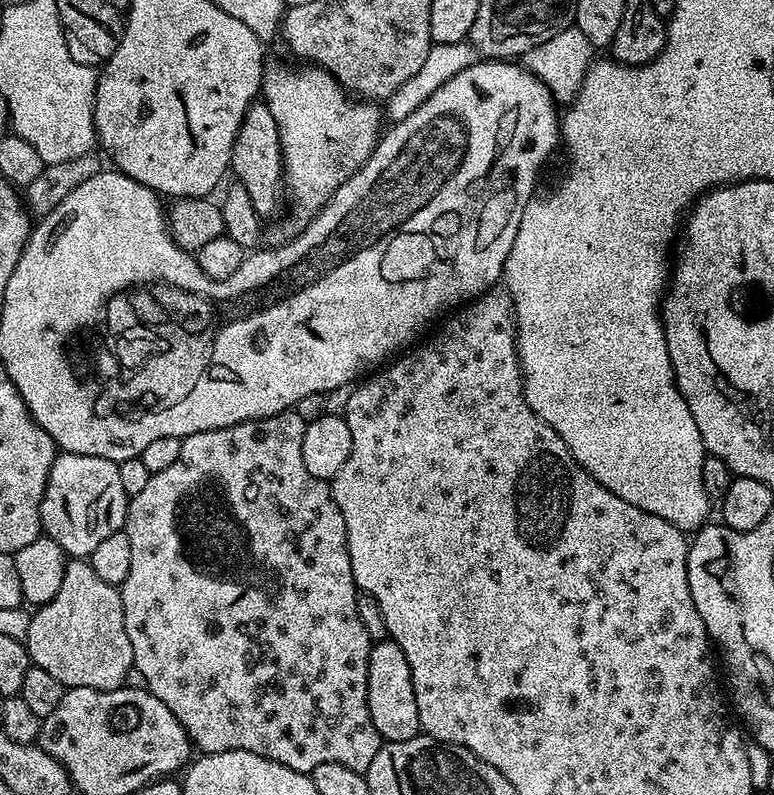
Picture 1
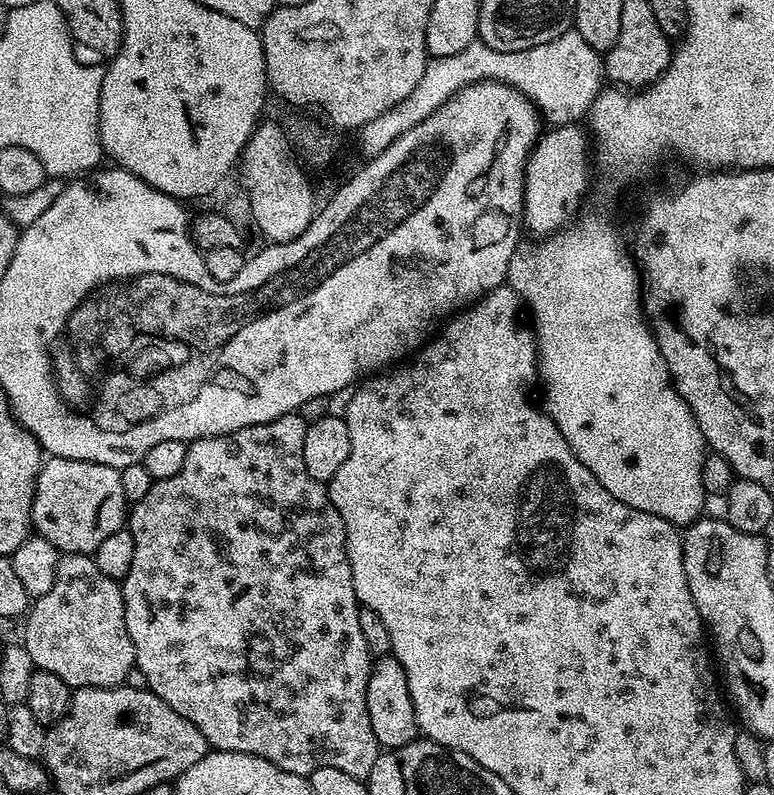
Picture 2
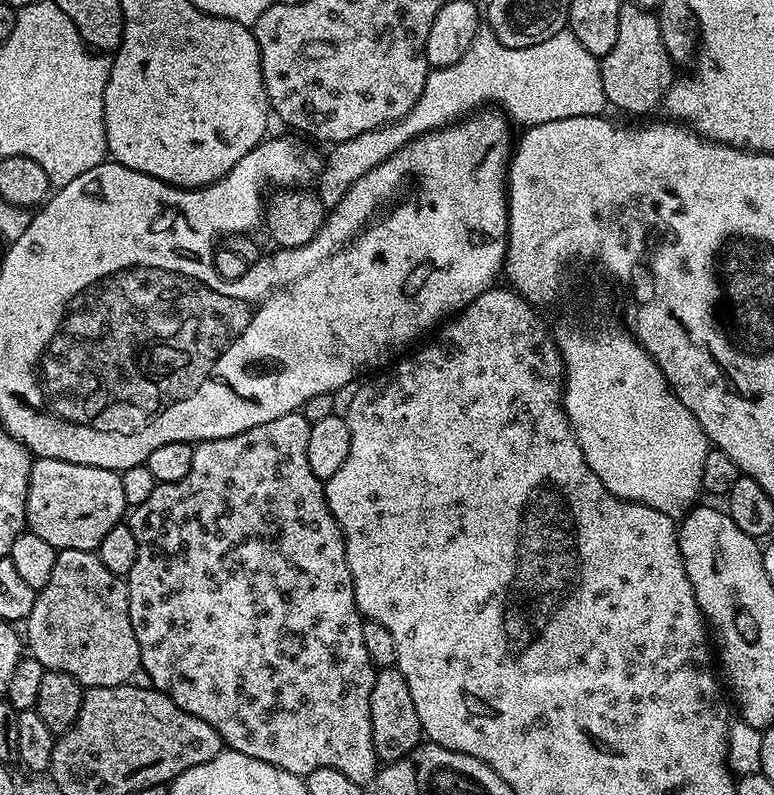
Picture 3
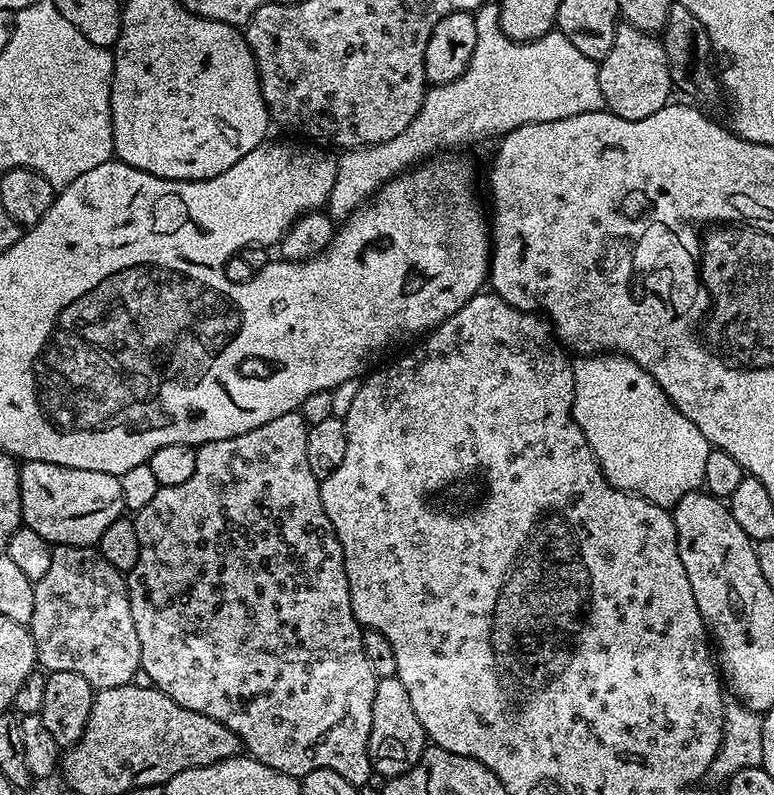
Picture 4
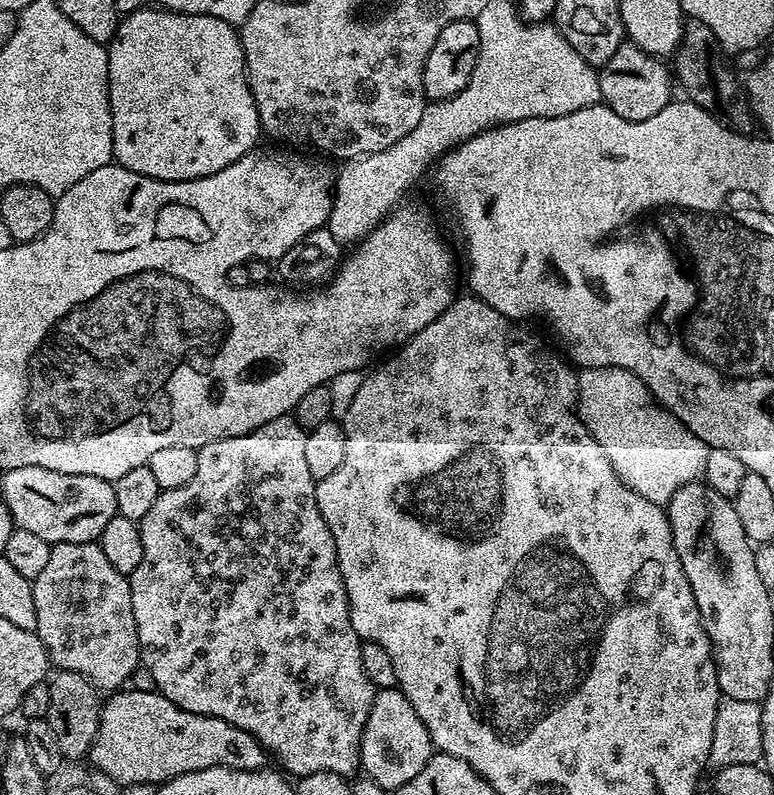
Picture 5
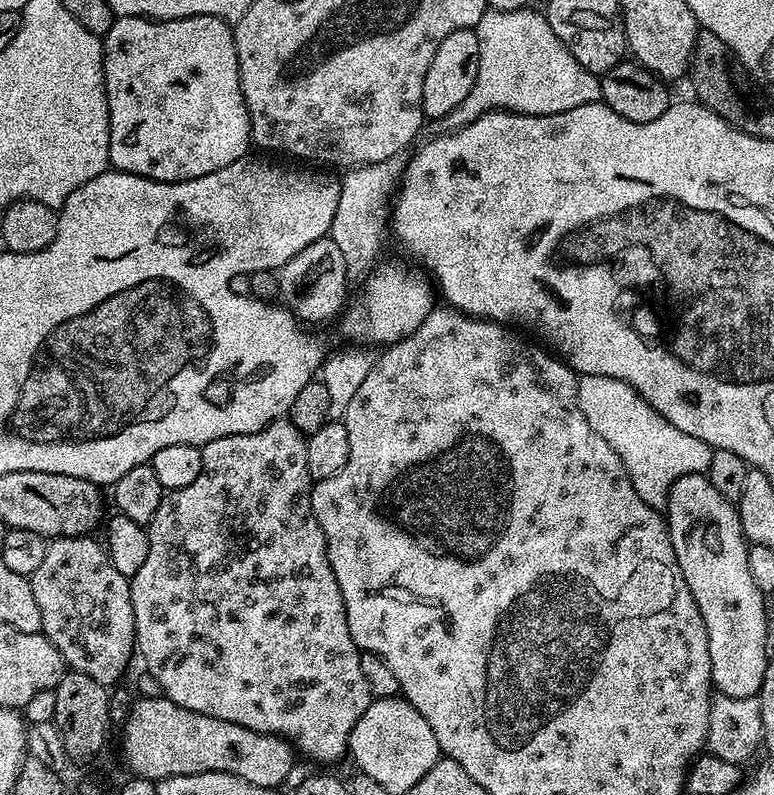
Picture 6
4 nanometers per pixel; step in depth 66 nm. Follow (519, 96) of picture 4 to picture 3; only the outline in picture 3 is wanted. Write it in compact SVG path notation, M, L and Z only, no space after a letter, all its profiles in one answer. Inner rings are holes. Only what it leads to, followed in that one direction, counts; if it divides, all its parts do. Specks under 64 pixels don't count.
M482 26L474 42L470 42L470 50L466 50L454 66L429 71L426 86L422 86L422 94L410 114L327 149L318 181L318 195L325 209L331 210L358 178L386 162L386 158L402 150L404 144L437 128L447 128L492 105L507 113L515 123L517 120L520 126L558 122L558 118L601 115L606 101L600 60L567 30L554 34L554 38L546 38L546 42L538 42L538 46L511 48L502 46L491 28Z

